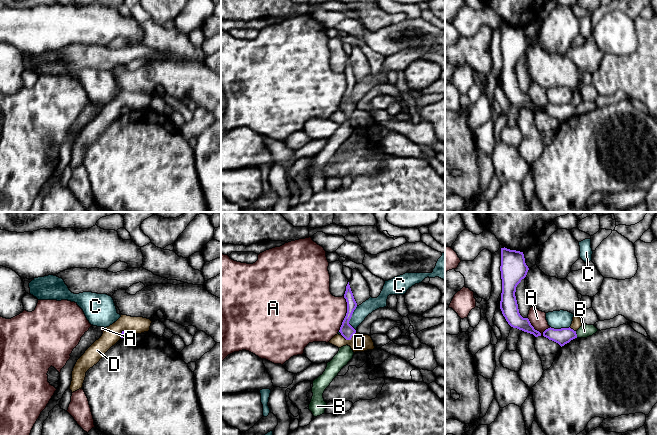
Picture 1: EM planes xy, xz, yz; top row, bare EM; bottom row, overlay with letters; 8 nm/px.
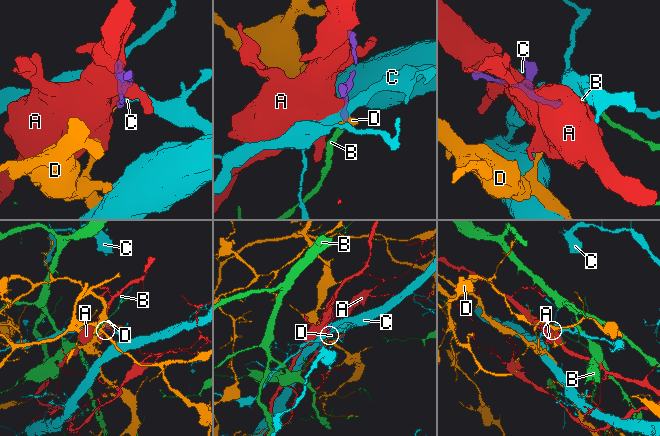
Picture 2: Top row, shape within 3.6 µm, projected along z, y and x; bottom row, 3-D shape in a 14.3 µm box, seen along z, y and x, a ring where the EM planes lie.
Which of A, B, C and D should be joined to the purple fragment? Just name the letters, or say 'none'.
B

